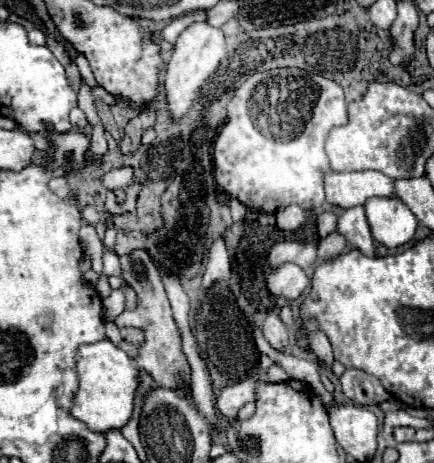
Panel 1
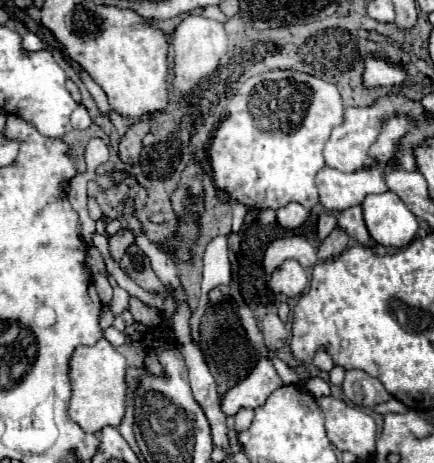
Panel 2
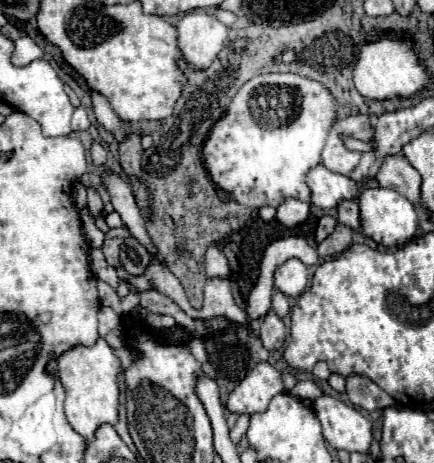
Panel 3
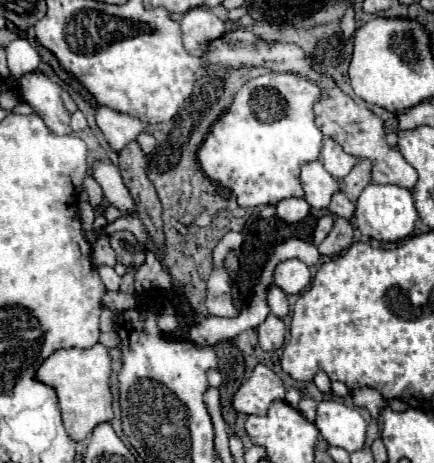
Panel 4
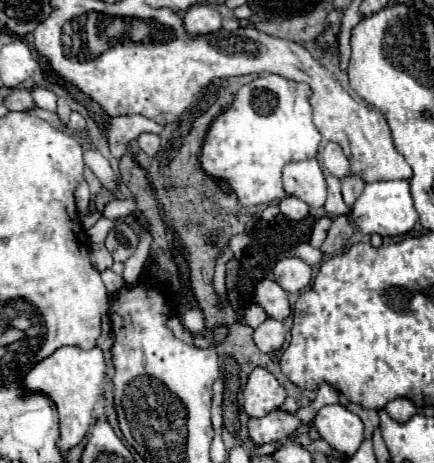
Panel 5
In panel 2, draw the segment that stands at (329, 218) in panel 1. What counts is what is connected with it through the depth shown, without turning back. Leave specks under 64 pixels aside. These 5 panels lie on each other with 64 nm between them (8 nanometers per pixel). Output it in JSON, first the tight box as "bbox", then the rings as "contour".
{"bbox":[318,214,336,240],"contour":[[[322,214],[320,218],[318,218],[318,238],[320,240],[324,240],[332,230],[336,228],[336,216],[334,214]]]}

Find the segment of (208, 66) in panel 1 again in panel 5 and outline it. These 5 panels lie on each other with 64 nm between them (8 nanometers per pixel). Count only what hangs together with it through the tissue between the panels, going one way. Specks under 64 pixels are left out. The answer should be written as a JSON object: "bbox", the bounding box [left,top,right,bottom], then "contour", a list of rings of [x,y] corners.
{"bbox":[184,4,222,36],"contour":[[[198,4],[196,8],[190,8],[184,16],[184,28],[190,36],[198,34],[210,34],[220,30],[222,18],[210,4]]]}

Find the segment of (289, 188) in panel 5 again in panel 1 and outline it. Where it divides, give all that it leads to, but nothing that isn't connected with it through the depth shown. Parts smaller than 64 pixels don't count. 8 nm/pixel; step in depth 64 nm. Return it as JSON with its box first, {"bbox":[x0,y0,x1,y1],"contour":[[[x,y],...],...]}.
{"bbox":[324,170,394,208],"contour":[[[376,170],[362,172],[328,172],[324,176],[326,202],[340,208],[354,208],[372,196],[394,196],[392,178]]]}

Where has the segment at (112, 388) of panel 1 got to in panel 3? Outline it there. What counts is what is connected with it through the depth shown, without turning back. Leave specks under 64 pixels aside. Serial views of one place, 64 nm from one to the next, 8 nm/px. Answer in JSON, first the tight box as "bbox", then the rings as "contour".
{"bbox":[48,338,120,438],"contour":[[[100,338],[94,346],[84,348],[76,346],[62,356],[56,356],[48,362],[48,374],[56,376],[66,392],[64,414],[76,432],[84,438],[92,438],[94,430],[100,424],[116,424],[118,420],[118,382],[116,376],[120,372],[120,362],[114,356],[112,348]]]}

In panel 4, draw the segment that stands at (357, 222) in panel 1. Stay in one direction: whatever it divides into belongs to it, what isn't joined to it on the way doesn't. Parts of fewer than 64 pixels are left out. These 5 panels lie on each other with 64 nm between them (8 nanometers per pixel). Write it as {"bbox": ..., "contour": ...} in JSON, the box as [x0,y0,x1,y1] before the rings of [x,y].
{"bbox":[328,192,354,220],"contour":[[[334,192],[332,194],[332,200],[330,200],[330,206],[328,210],[336,216],[342,216],[346,220],[352,220],[354,218],[354,204],[344,196],[344,192]]]}

